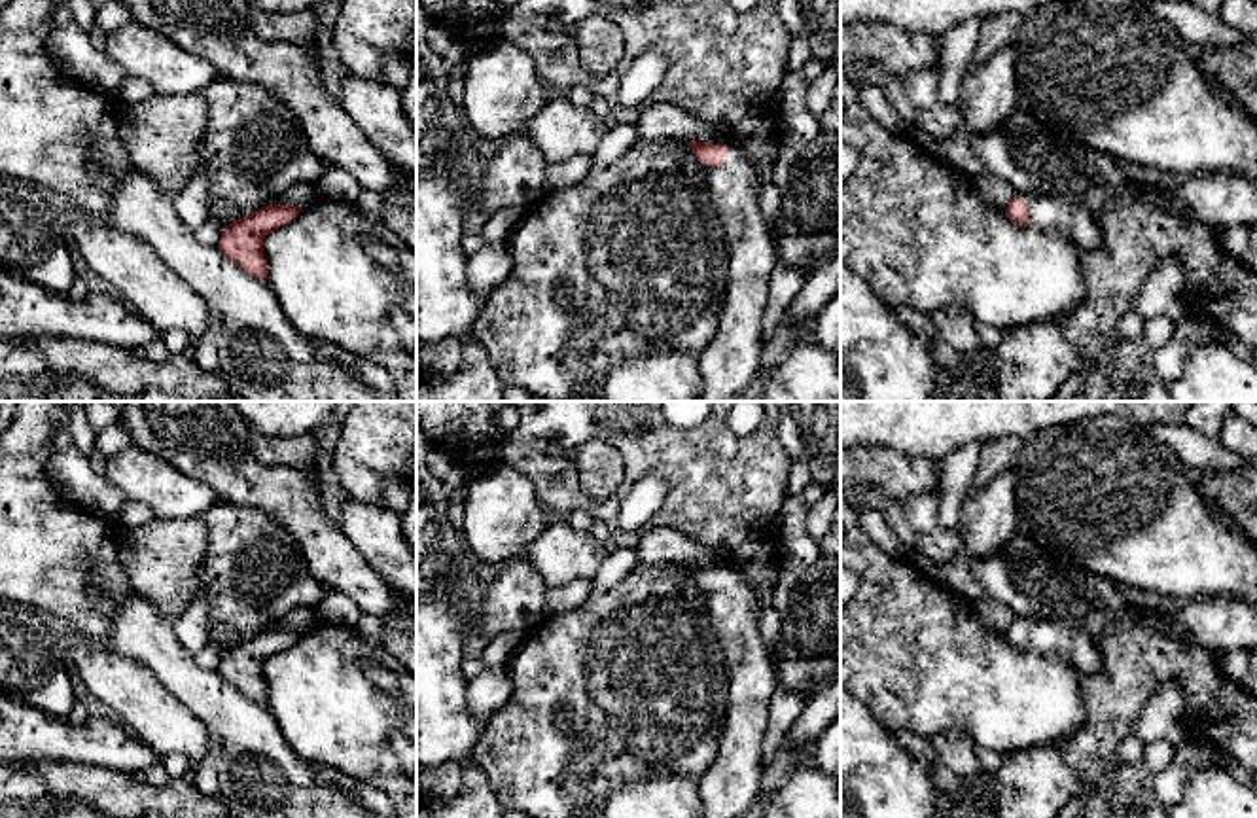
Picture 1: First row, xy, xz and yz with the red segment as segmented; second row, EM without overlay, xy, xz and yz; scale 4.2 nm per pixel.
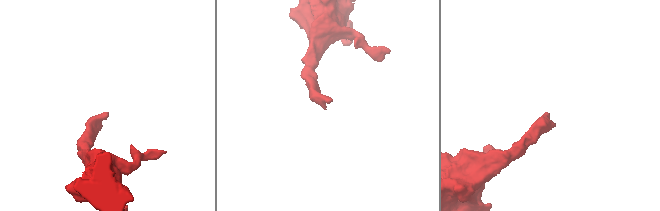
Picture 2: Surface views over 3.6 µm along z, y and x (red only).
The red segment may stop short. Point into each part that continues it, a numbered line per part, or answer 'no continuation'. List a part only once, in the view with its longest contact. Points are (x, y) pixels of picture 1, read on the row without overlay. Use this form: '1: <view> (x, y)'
1: xz (731, 784)

